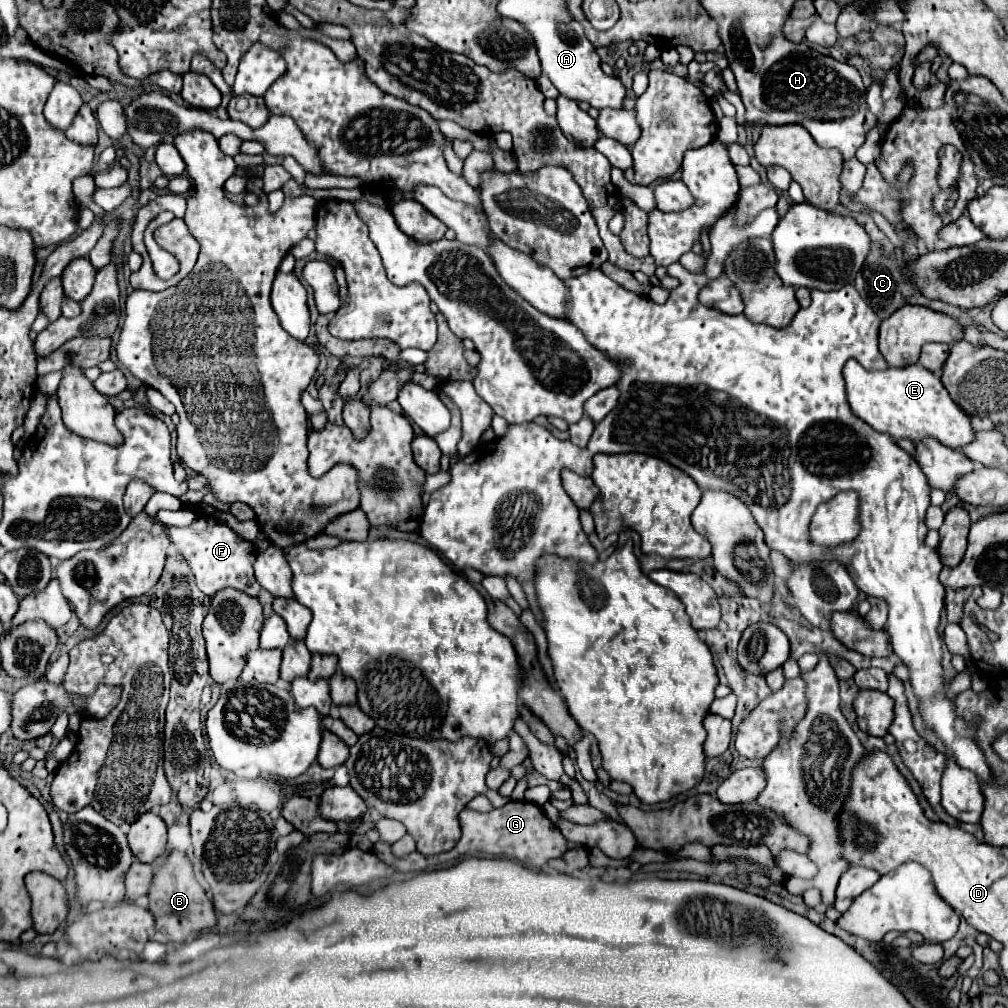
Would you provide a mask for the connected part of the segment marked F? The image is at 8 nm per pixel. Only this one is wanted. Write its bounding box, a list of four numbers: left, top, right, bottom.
[166,518,260,596]

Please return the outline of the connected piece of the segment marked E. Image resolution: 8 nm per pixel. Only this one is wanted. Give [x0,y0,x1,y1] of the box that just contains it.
[844,360,974,448]

